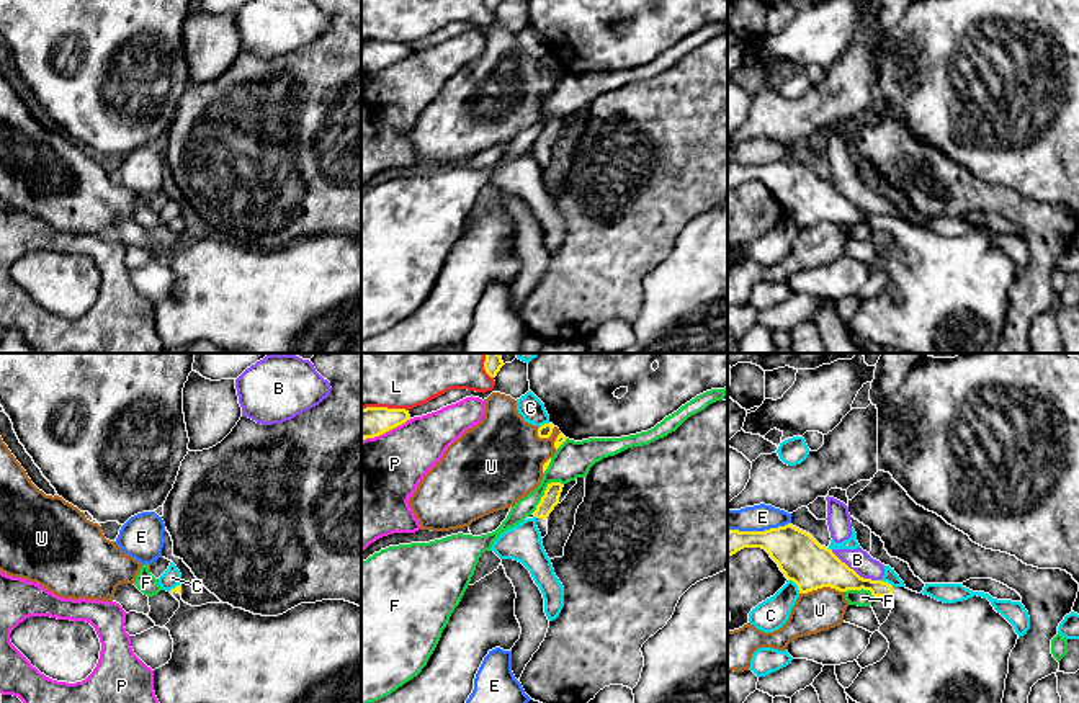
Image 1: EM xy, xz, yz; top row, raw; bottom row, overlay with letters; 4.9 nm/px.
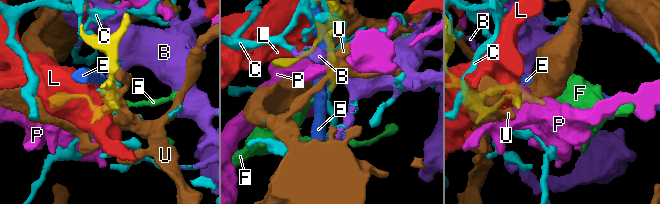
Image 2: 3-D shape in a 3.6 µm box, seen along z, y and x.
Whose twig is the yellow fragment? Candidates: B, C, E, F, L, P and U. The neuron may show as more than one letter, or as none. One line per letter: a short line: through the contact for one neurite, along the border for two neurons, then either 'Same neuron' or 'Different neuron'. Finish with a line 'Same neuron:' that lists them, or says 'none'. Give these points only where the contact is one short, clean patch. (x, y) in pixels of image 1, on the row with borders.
B: Line: yz (831, 550), (860, 576), (880, 581). Different neuron
C: Different neuron
E: Different neuron
F: Line: xz (563, 483), (551, 483), (532, 512). Different neuron
L: Different neuron
P: Different neuron
U: Different neuron
Same neuron: none

